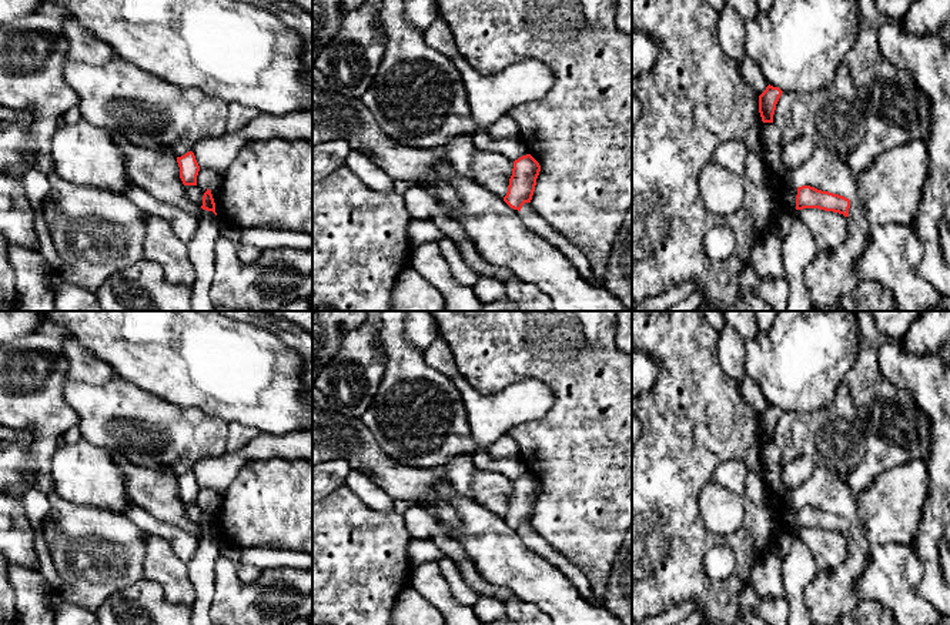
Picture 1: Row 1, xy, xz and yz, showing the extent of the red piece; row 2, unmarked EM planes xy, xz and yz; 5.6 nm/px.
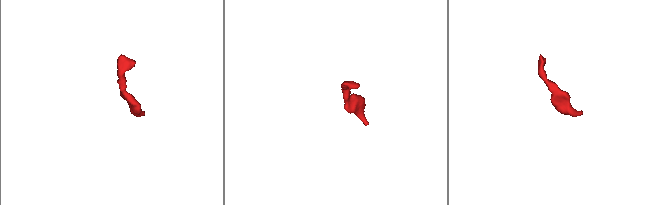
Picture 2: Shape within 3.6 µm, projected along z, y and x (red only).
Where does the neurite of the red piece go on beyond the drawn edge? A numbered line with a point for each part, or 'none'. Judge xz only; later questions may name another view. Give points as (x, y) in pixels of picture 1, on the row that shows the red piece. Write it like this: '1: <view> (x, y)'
1: xz (532, 220)

